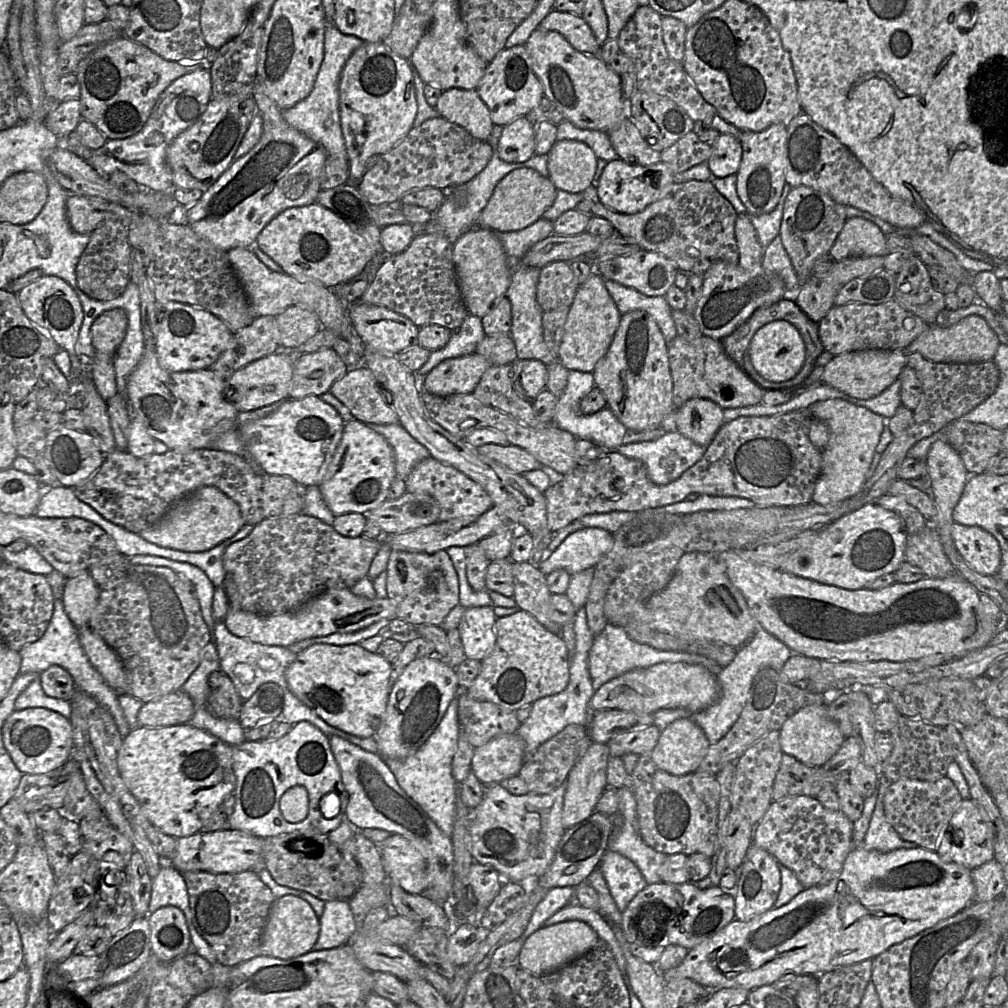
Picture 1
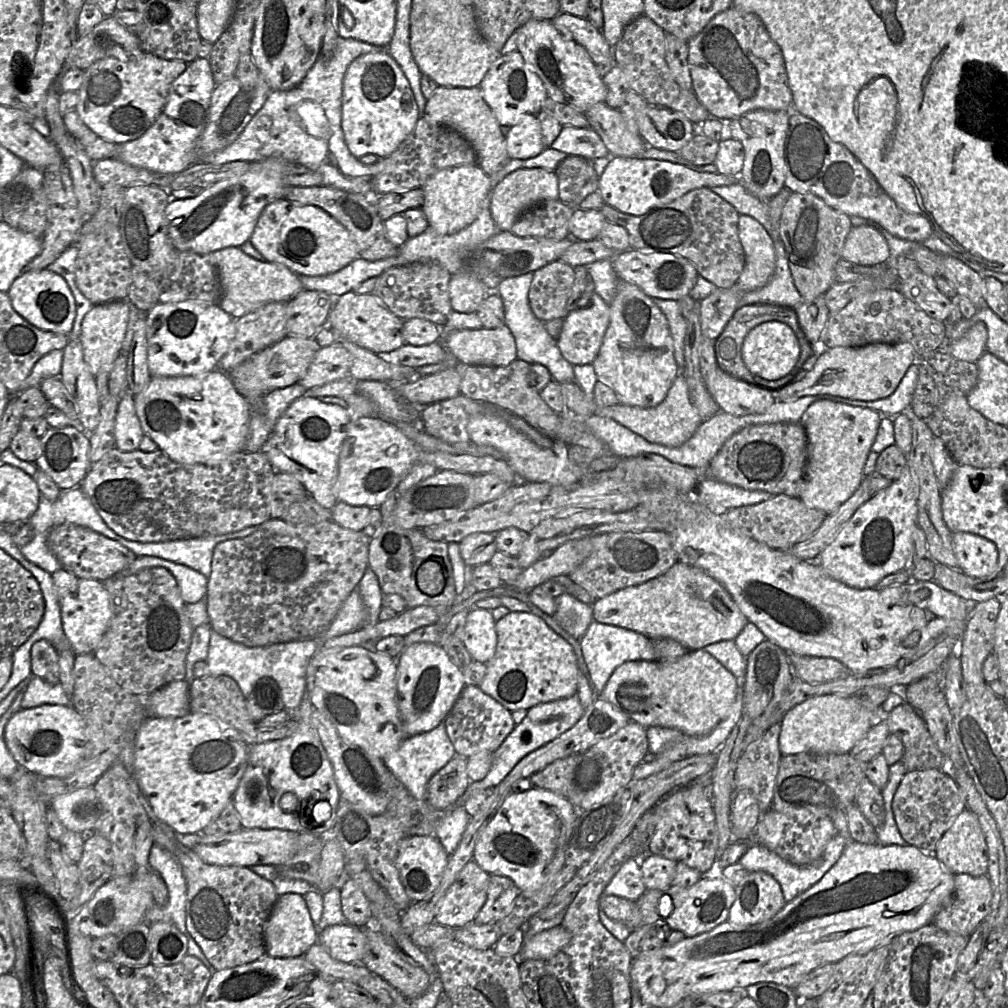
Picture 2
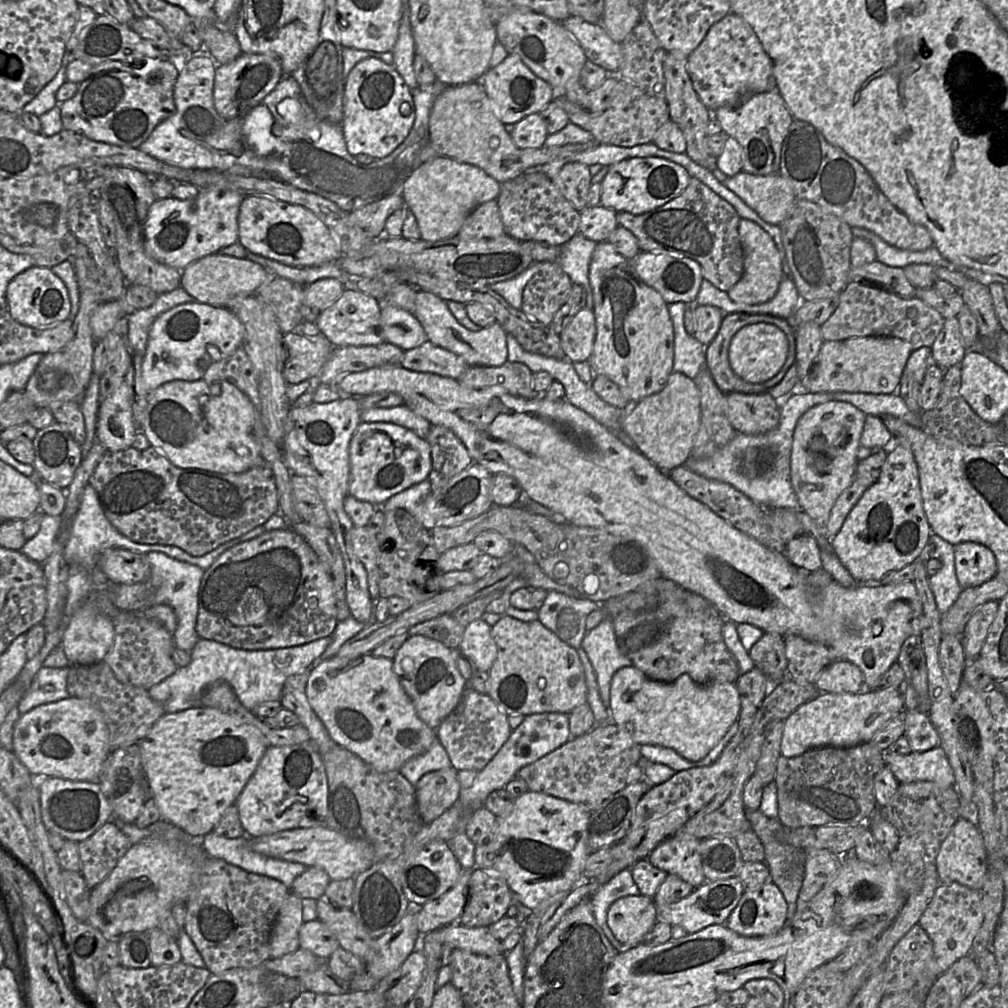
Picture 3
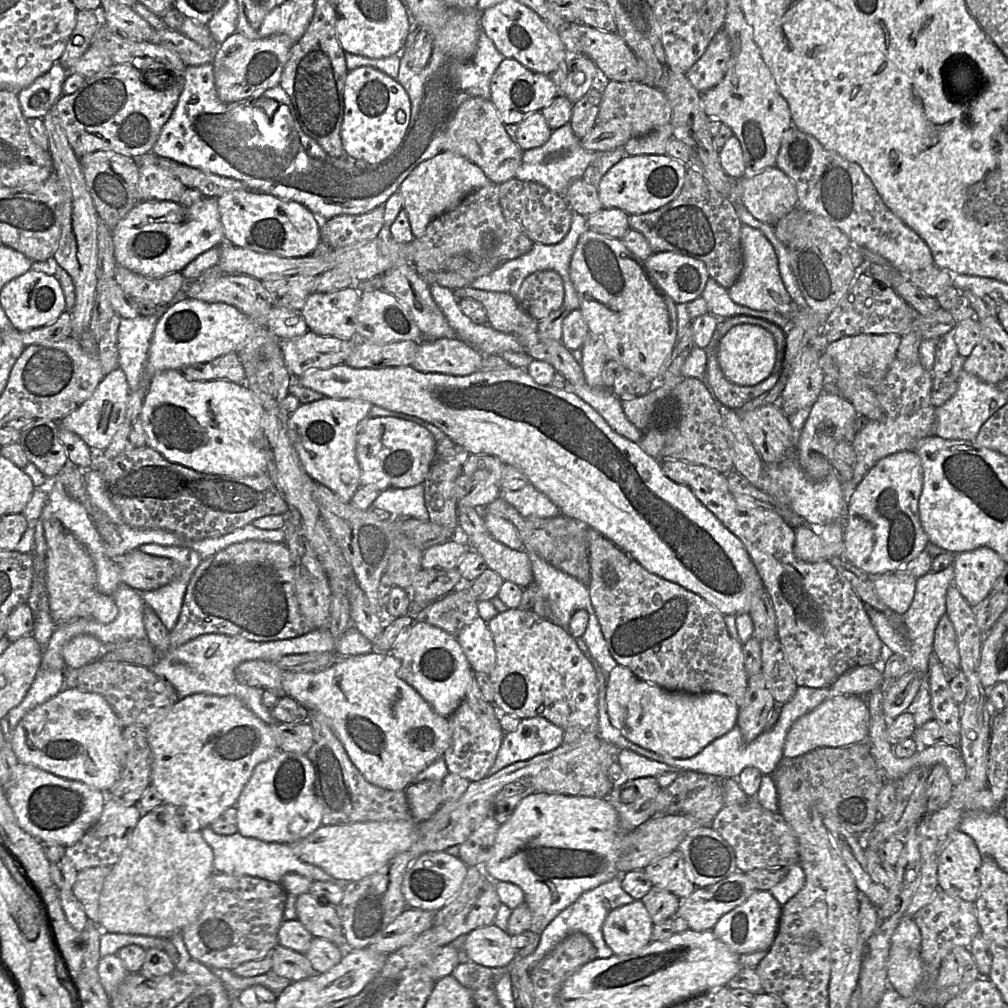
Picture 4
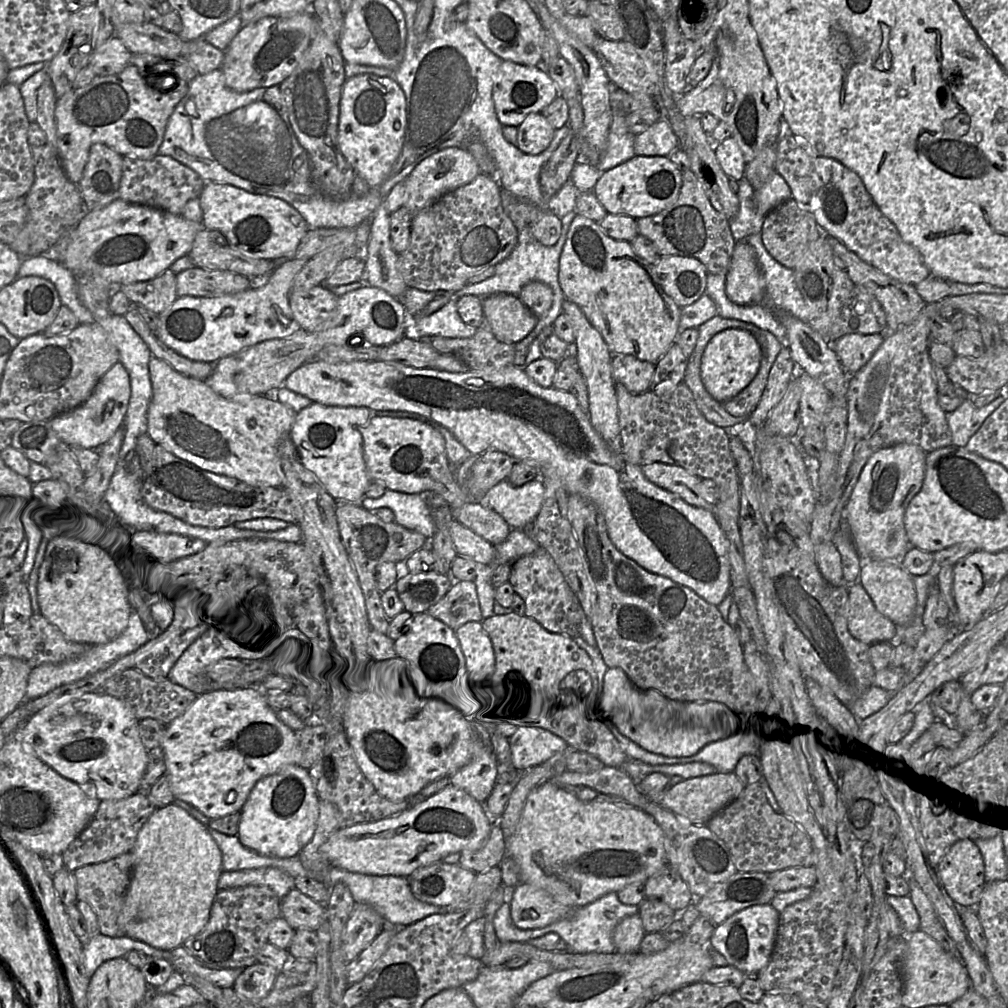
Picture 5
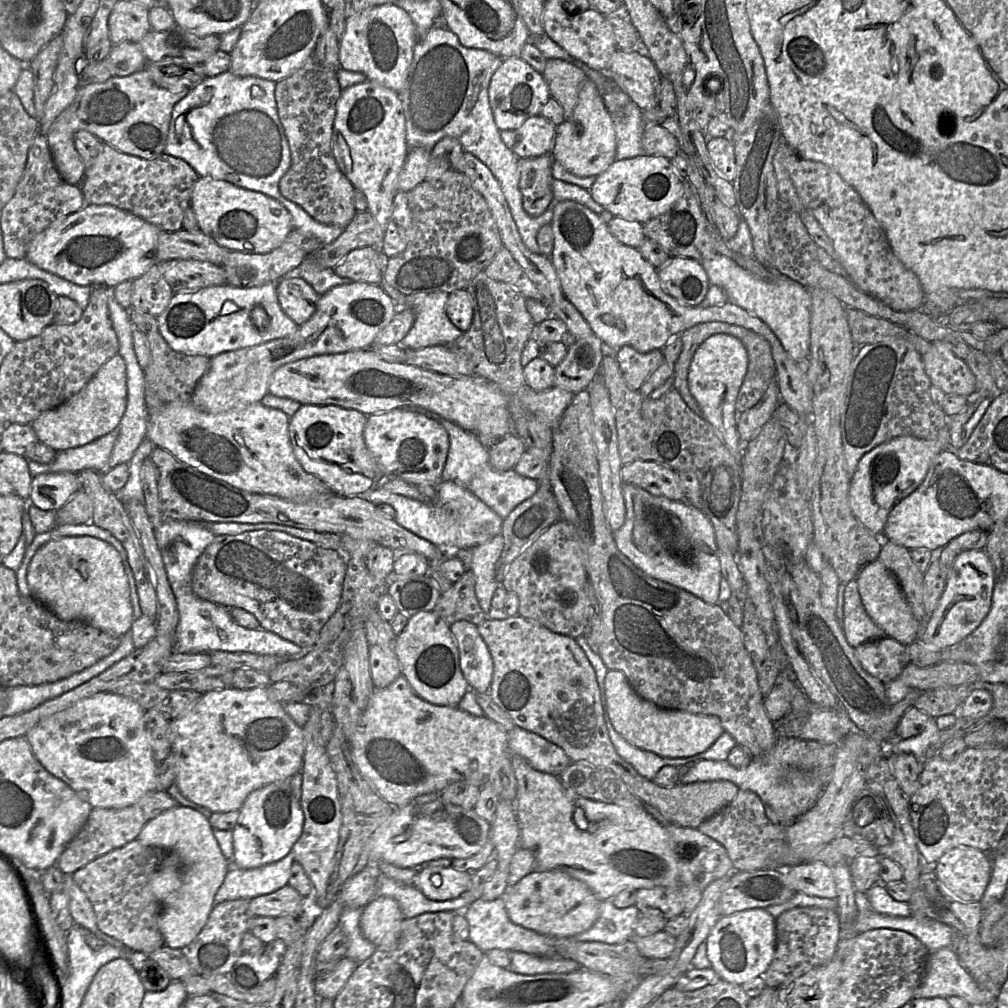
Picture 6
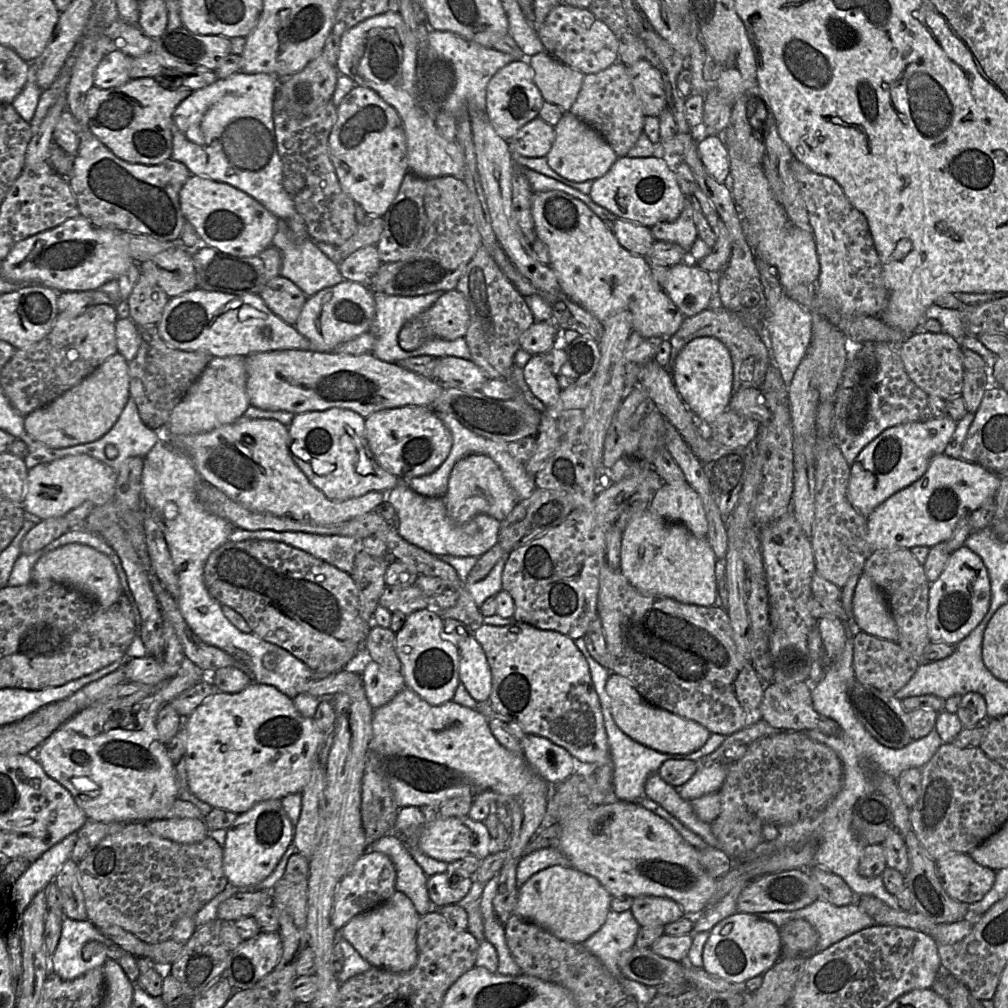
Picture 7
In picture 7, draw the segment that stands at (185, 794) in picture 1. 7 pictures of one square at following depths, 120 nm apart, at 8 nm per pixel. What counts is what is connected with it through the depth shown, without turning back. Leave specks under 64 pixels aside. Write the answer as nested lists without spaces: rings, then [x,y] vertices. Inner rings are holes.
[[[251,682],[246,688],[236,693],[215,691],[208,699],[200,704],[188,717],[182,721],[182,730],[185,733],[185,763],[188,786],[190,791],[200,800],[206,802],[212,808],[221,808],[242,814],[255,804],[266,800],[281,800],[283,797],[301,793],[308,783],[312,769],[319,760],[320,749],[324,743],[326,734],[322,732],[314,718],[302,716],[295,708],[293,699],[280,692],[271,685]]]

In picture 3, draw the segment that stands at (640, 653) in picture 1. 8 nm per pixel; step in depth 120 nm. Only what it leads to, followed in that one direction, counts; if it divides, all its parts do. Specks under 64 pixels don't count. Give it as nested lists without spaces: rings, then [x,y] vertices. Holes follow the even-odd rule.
[[[604,618],[597,626],[586,632],[581,647],[595,671],[600,696],[609,708],[613,674],[622,667],[632,666],[631,660],[619,650],[611,619]]]

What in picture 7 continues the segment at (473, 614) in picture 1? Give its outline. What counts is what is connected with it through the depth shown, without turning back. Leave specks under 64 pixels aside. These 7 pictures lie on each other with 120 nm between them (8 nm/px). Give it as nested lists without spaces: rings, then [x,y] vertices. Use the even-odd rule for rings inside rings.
[[[455,619],[443,620],[444,635],[453,640],[459,652],[459,679],[477,702],[489,700],[492,689],[492,675],[485,652],[474,637],[474,631],[461,621]]]

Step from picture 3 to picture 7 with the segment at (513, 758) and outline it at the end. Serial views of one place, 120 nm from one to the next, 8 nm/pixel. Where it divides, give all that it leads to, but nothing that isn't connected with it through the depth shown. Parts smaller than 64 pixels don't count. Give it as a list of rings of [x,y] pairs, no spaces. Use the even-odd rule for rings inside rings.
[[[526,734],[520,743],[527,763],[550,785],[565,781],[578,769],[570,753],[547,738]]]

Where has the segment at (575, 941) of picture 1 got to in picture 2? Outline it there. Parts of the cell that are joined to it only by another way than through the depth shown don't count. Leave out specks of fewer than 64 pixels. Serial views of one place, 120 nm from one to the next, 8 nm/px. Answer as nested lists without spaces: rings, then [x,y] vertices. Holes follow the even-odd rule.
[[[561,925],[543,930],[524,941],[517,958],[520,962],[529,959],[548,959],[565,947],[570,933]]]

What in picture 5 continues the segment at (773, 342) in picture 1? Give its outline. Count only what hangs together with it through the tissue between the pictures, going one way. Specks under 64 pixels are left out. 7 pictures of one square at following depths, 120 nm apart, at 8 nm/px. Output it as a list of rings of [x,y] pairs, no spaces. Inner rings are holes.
[[[727,328],[716,333],[707,343],[701,357],[700,375],[708,393],[723,403],[742,391],[754,379],[761,361],[756,339],[746,330]]]

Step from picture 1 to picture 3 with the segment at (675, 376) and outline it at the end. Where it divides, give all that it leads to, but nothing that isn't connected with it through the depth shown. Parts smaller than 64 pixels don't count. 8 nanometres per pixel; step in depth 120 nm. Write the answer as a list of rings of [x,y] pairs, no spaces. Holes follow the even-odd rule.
[[[768,392],[725,394],[727,415],[733,428],[740,433],[757,435],[775,428],[780,419],[780,407]]]

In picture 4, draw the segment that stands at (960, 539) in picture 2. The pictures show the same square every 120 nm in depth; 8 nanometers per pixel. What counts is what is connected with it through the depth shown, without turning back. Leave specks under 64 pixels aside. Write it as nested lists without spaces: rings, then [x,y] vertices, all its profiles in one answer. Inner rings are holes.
[[[979,547],[956,554],[954,583],[968,604],[975,608],[992,592],[1007,563],[994,550]]]

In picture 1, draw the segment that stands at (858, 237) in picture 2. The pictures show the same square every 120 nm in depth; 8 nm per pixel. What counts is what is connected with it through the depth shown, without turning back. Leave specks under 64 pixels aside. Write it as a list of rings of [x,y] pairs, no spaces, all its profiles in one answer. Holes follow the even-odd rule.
[[[861,217],[847,218],[829,253],[836,261],[852,256],[885,257],[889,254],[887,236],[869,220]]]

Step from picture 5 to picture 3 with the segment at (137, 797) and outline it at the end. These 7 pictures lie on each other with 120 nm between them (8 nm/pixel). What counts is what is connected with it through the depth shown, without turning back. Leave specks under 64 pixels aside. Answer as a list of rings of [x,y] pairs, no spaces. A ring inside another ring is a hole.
[[[107,821],[78,843],[80,873],[89,889],[102,882],[131,847],[129,839],[113,821]]]

